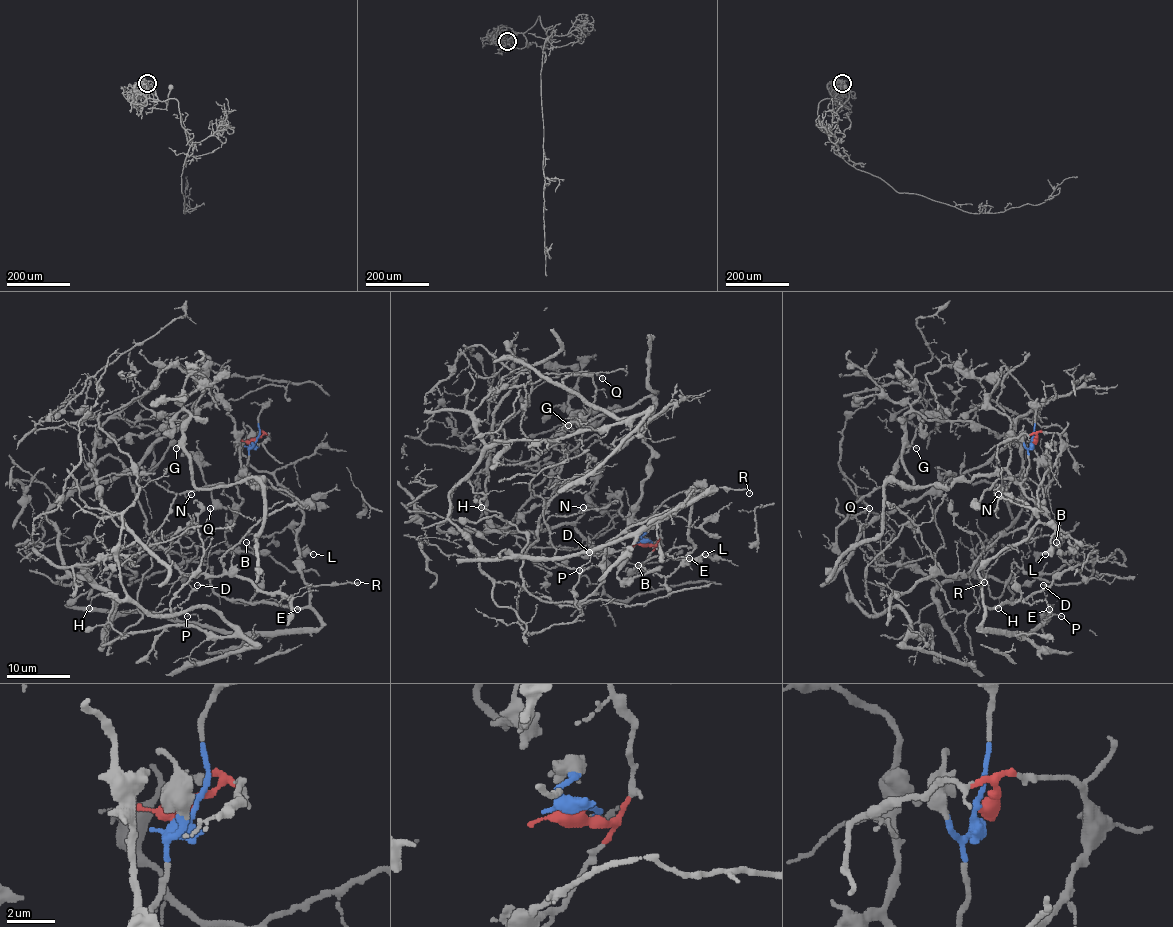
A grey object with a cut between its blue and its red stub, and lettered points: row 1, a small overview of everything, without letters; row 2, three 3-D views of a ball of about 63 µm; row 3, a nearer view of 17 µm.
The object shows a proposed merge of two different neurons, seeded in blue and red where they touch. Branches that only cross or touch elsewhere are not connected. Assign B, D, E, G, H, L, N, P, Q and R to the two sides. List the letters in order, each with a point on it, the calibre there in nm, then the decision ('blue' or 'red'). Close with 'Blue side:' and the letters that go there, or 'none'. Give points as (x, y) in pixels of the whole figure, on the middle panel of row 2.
B: (638, 565) | 140 nm | blue
D: (589, 552) | 120 nm | red
E: (689, 558) | 80 nm | red
G: (568, 425) | 130 nm | blue
H: (481, 507) | 110 nm | red
L: (705, 554) | 200 nm | red
N: (583, 507) | 140 nm | blue
P: (579, 570) | 130 nm | red
Q: (602, 378) | 150 nm | blue
R: (749, 493) | 150 nm | red
Blue side: B, G, N, Q

